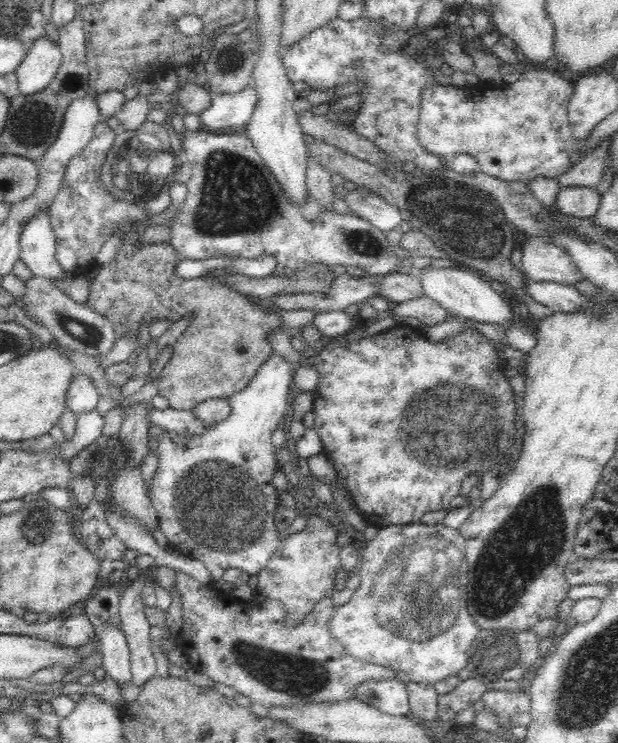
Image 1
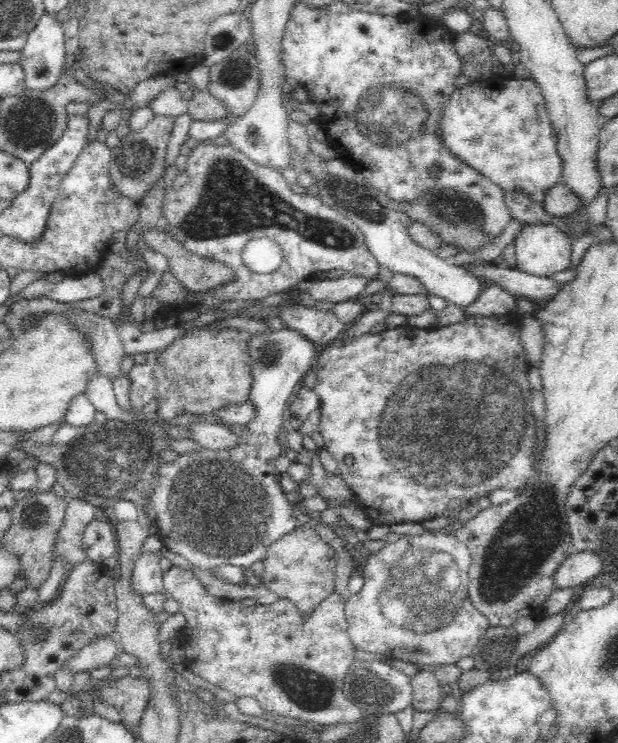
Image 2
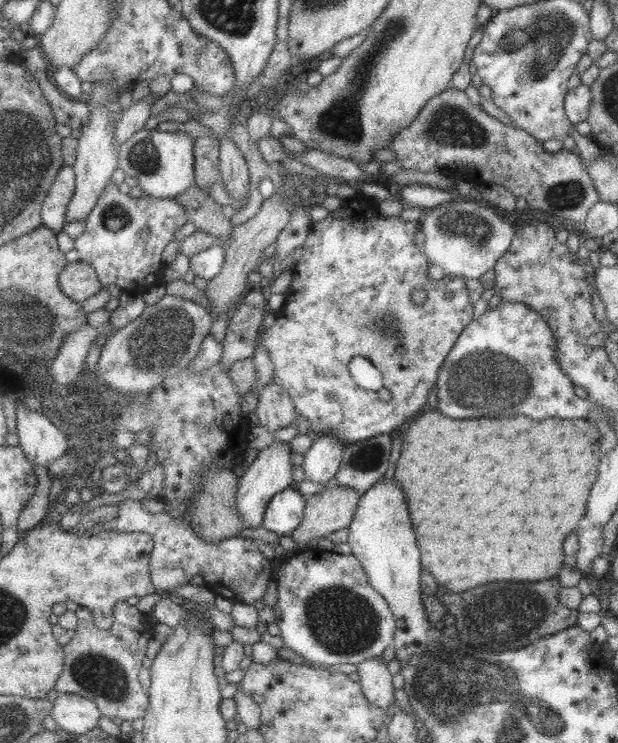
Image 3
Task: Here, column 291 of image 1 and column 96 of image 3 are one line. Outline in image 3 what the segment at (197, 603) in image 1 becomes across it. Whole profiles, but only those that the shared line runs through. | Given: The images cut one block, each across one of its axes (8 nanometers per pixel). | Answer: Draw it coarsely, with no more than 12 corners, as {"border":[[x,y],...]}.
{"border":[[114,605],[100,629],[79,607],[54,690],[89,698],[102,718],[143,718],[139,674],[149,614]]}

